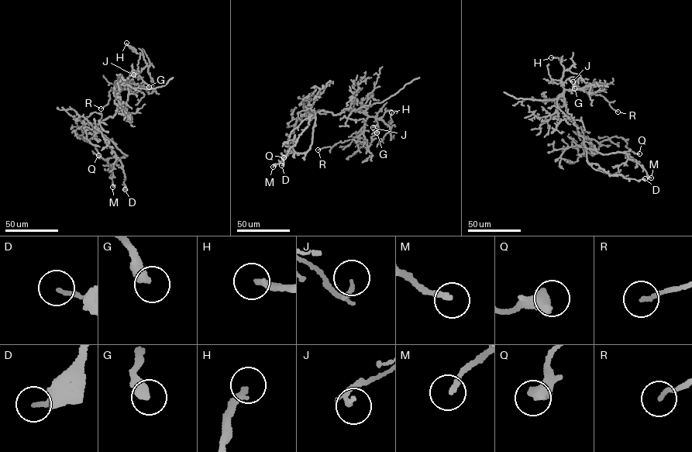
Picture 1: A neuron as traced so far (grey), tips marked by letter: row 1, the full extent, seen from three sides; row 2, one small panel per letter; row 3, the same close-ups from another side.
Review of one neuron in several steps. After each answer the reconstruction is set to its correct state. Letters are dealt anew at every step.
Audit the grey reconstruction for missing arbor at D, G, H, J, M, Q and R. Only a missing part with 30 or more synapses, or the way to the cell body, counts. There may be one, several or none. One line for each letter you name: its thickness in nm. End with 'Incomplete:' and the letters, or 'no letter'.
Incomplete: no letter

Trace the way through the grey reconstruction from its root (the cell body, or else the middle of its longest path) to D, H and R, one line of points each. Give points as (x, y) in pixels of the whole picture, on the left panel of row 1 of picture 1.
D: (108, 119), (98, 122), (98, 130), (122, 166), (125, 189)
H: (108, 119), (112, 117), (116, 112), (122, 81), (146, 65), (143, 55), (126, 43)
R: (108, 119), (115, 115), (121, 85), (126, 79), (130, 83), (129, 88), (109, 91), (109, 100), (101, 108)

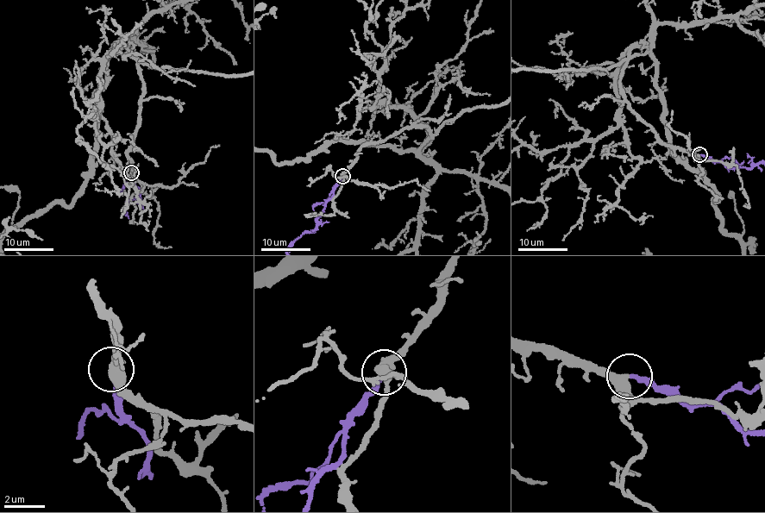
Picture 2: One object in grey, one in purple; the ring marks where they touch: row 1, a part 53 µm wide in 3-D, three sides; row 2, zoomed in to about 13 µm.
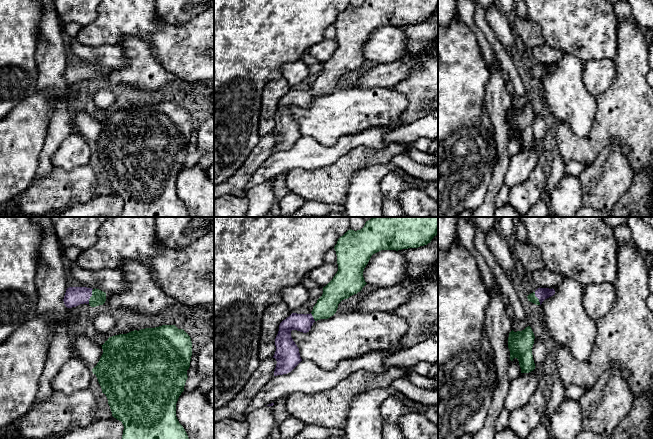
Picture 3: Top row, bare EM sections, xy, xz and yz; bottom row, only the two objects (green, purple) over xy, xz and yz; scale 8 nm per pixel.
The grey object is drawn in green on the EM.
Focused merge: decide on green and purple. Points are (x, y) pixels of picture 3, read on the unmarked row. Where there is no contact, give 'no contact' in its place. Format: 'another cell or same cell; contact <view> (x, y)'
same cell; contact xy (91, 72)

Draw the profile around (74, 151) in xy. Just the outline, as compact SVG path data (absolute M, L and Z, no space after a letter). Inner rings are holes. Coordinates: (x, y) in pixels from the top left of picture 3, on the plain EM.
M72 133L60 145L52 157L52 164L67 171L89 165L93 148L83 136Z

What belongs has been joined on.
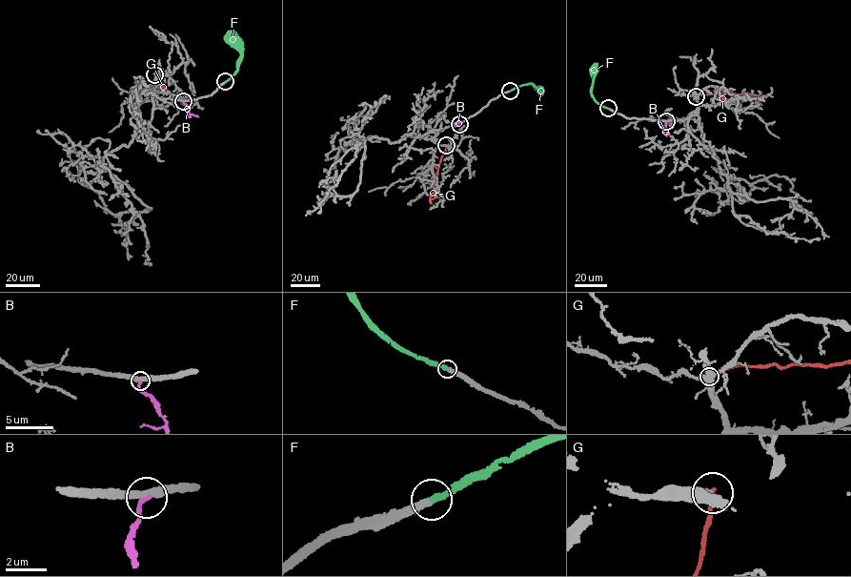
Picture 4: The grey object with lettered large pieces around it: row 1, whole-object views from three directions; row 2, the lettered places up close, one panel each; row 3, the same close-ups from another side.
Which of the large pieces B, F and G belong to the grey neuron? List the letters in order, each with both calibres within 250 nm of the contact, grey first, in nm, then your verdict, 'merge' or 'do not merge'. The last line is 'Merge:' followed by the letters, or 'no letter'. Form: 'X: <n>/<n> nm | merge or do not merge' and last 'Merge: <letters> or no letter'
B: 400/240 nm | do not merge
F: 340/320 nm | merge
G: 140/180 nm | do not merge
Merge: F

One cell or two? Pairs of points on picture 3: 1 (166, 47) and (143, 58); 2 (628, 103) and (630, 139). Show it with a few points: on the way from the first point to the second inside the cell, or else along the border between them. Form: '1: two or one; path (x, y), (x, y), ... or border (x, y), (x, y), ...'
1: two; border (137, 36), (148, 42), (156, 59), (168, 71)
2: one; path (628, 112), (630, 115), (630, 130)

